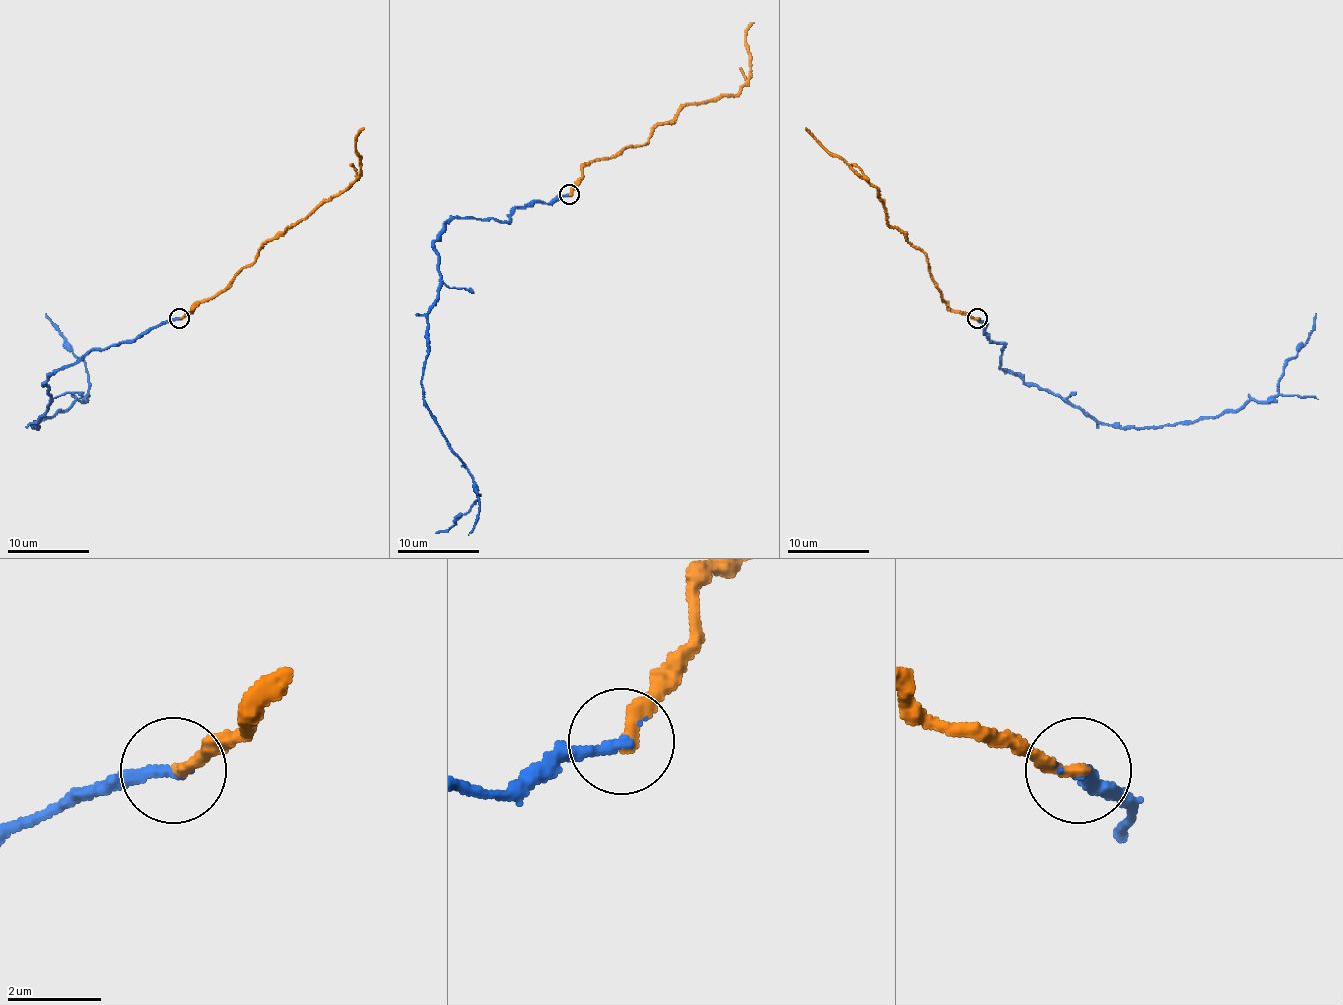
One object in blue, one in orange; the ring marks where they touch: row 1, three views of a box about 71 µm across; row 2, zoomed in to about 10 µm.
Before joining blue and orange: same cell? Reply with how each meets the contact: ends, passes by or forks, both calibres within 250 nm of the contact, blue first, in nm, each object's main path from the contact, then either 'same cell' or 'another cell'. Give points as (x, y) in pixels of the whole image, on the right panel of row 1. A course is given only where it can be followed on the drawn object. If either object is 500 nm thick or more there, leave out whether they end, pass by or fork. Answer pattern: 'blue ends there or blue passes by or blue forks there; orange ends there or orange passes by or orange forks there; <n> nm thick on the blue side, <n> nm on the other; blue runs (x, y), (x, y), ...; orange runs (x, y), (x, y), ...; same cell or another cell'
blue ends there; orange ends there; 240 nm thick on the blue side, 300 nm on the other; blue runs (976, 319), (1005, 345), (1001, 366), (1109, 425), (1137, 427), (1270, 400), (1315, 313); orange runs (976, 319), (954, 311), (942, 298), (927, 258), (887, 221), (878, 190), (805, 127); same cell

